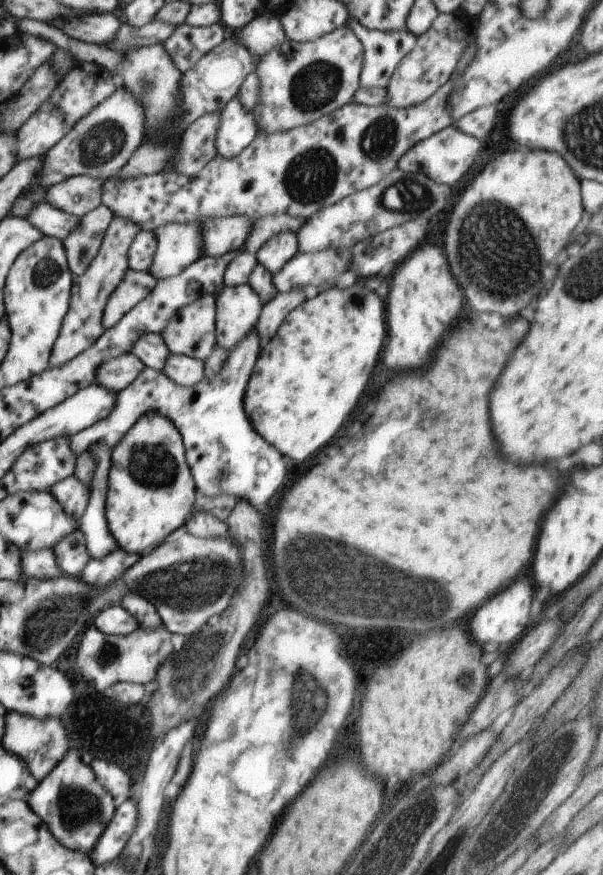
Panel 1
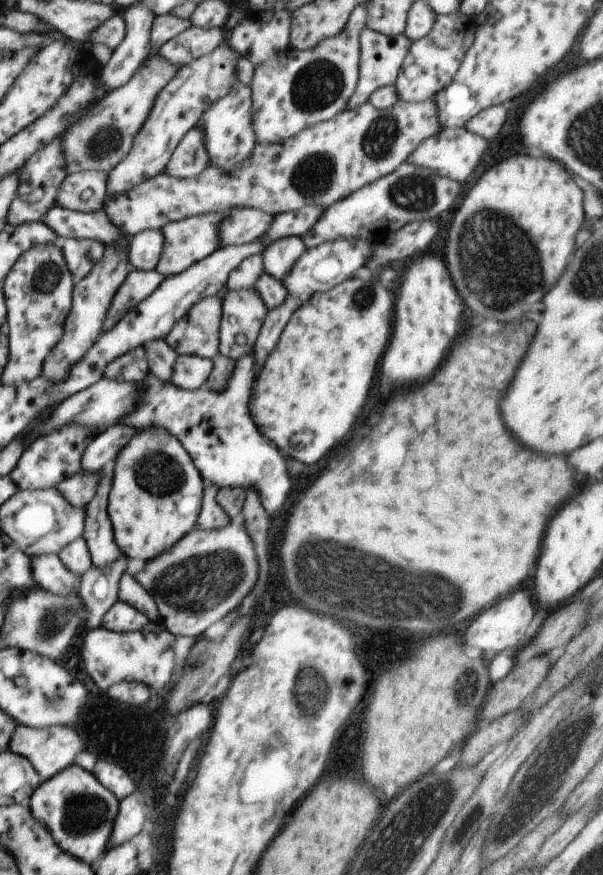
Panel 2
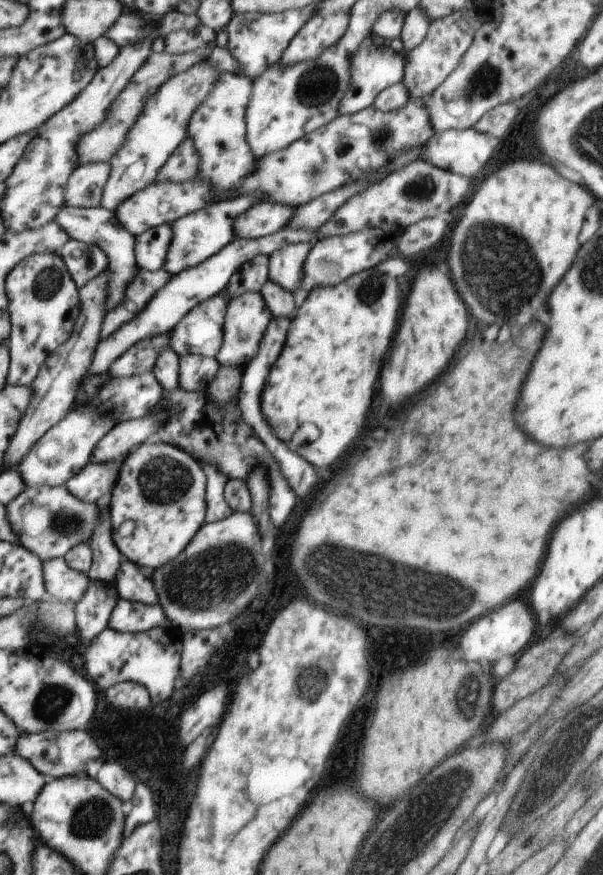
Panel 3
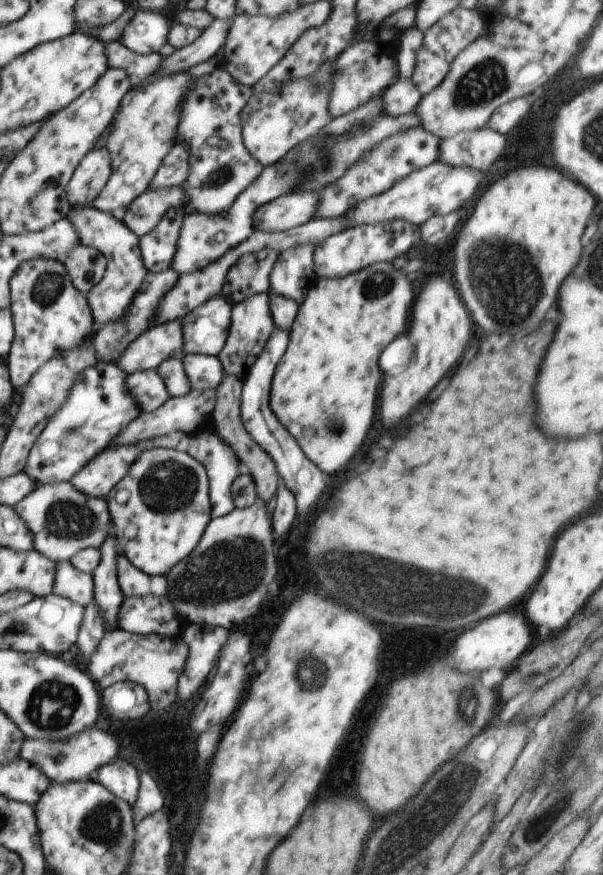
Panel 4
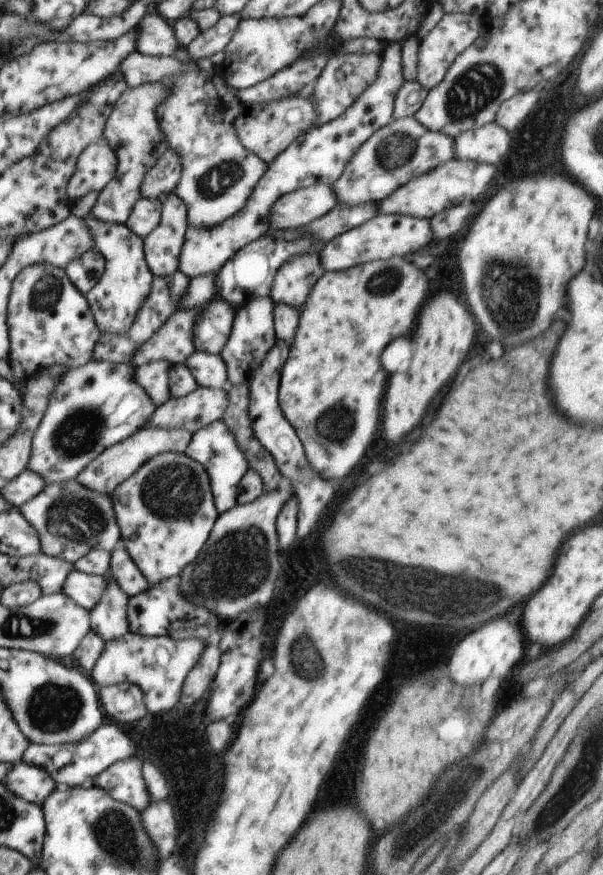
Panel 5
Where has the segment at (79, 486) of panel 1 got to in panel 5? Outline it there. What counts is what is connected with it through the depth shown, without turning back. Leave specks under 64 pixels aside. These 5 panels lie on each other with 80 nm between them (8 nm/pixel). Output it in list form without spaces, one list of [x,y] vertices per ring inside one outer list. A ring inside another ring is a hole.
[[[156,427],[140,429],[131,434],[126,440],[117,442],[103,450],[102,454],[99,454],[90,462],[75,479],[91,491],[111,495],[121,482],[130,478],[130,475],[134,474],[134,471],[138,470],[143,462],[149,461],[149,458],[163,452],[184,453],[192,435],[190,431],[182,429],[161,429]]]

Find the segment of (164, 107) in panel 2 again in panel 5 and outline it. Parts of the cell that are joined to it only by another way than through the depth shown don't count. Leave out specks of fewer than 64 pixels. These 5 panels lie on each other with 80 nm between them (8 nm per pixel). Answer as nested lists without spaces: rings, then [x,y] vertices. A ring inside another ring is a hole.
[[[162,81],[144,84],[140,88],[127,88],[116,101],[113,113],[105,124],[103,137],[115,152],[117,169],[114,178],[101,190],[90,214],[97,219],[125,224],[135,202],[141,197],[141,184],[148,171],[158,162],[169,142],[162,134],[157,110],[169,95],[169,86]]]

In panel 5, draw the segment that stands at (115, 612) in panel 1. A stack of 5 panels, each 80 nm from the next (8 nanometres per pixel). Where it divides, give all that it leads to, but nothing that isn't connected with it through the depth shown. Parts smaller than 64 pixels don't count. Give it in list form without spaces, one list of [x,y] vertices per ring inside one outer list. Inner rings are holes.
[[[148,588],[129,597],[127,602],[127,619],[129,630],[145,637],[158,637],[160,634],[181,632],[188,628],[213,623],[214,616],[208,609],[188,602],[178,590],[161,592]]]

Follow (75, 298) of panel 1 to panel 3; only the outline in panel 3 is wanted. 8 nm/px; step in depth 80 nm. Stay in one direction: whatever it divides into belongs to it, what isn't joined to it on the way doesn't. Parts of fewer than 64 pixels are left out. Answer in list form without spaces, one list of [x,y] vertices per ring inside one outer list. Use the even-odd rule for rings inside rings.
[[[108,268],[92,278],[91,282],[86,282],[85,286],[79,289],[79,314],[74,324],[71,336],[67,338],[57,350],[50,353],[36,380],[31,384],[30,388],[34,390],[33,401],[30,403],[26,414],[21,418],[16,434],[10,439],[9,447],[6,449],[3,458],[2,468],[4,470],[15,470],[17,464],[26,456],[26,453],[38,442],[42,435],[50,430],[51,426],[58,424],[66,412],[70,410],[70,406],[74,404],[76,392],[78,392],[78,384],[80,378],[84,376],[86,368],[92,362],[92,354],[101,338],[100,328],[103,326],[107,311],[105,306],[108,299],[109,279],[111,274]]]

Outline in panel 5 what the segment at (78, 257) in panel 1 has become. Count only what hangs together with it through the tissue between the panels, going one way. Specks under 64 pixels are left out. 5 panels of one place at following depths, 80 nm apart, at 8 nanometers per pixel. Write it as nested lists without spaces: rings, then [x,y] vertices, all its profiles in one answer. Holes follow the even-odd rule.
[[[95,248],[90,249],[80,258],[71,260],[64,269],[72,284],[85,295],[104,274],[105,258]]]

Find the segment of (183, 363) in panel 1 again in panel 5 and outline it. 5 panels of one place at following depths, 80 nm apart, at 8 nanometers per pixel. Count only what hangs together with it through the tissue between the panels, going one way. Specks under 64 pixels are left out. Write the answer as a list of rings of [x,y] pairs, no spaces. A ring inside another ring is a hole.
[[[194,351],[184,363],[198,386],[213,389],[228,386],[226,363],[220,355]]]

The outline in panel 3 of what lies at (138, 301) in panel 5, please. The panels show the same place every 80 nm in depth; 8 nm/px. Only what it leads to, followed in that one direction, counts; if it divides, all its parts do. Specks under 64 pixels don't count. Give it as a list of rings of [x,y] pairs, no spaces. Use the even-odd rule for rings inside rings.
[[[64,205],[55,215],[53,222],[58,224],[64,230],[64,233],[69,235],[70,239],[99,247],[108,256],[108,270],[111,276],[109,279],[108,299],[104,306],[107,312],[113,310],[119,303],[123,302],[126,288],[130,285],[138,270],[140,270],[134,257],[136,237],[127,232],[118,223],[112,211],[103,207],[86,209]]]

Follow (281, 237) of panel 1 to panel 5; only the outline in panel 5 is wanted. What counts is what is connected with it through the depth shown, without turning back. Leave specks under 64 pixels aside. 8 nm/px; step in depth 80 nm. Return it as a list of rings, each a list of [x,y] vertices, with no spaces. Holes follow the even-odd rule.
[[[300,253],[291,256],[276,271],[270,288],[270,298],[274,304],[304,308],[309,292],[324,273],[318,254]]]

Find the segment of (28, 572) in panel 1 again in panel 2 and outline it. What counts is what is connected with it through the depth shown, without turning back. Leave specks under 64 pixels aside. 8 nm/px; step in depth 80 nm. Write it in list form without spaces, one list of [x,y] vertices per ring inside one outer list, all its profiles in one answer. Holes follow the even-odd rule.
[[[44,554],[44,556],[32,557],[32,563],[34,580],[42,590],[56,596],[78,593],[81,577],[70,572],[58,555]]]

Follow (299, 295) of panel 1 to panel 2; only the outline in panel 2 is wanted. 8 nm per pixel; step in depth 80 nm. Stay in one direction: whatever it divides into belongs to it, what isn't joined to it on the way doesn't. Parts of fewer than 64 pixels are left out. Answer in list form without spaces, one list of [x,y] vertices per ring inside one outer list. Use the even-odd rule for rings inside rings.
[[[288,295],[288,298],[284,300],[284,306],[276,306],[276,310],[269,310],[268,314],[266,314],[253,352],[254,364],[258,362],[258,366],[256,366],[256,370],[254,370],[254,383],[252,388],[256,386],[258,370],[260,370],[260,372],[264,370],[262,364],[264,364],[264,360],[266,360],[266,356],[270,356],[270,352],[272,352],[272,348],[276,346],[280,334],[284,332],[286,324],[288,324],[292,314],[298,308],[298,299]]]

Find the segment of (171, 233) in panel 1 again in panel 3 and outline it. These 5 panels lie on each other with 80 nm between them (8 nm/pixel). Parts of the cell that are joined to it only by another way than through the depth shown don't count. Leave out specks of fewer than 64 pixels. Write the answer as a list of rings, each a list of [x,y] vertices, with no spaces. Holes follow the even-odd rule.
[[[241,195],[235,199],[218,201],[214,205],[208,205],[205,209],[187,214],[171,223],[173,232],[168,252],[162,269],[172,276],[183,270],[203,263],[213,254],[219,253],[229,242],[237,237],[233,233],[233,220],[241,216],[252,205],[260,202],[259,195]]]

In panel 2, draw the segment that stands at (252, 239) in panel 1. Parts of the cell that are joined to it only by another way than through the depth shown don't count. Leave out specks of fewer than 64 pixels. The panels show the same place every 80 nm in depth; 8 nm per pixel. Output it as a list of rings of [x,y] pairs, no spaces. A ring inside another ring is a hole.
[[[306,206],[295,212],[280,213],[274,216],[270,228],[260,238],[260,242],[275,242],[283,237],[302,237],[314,228],[316,222],[322,218],[326,208]]]

